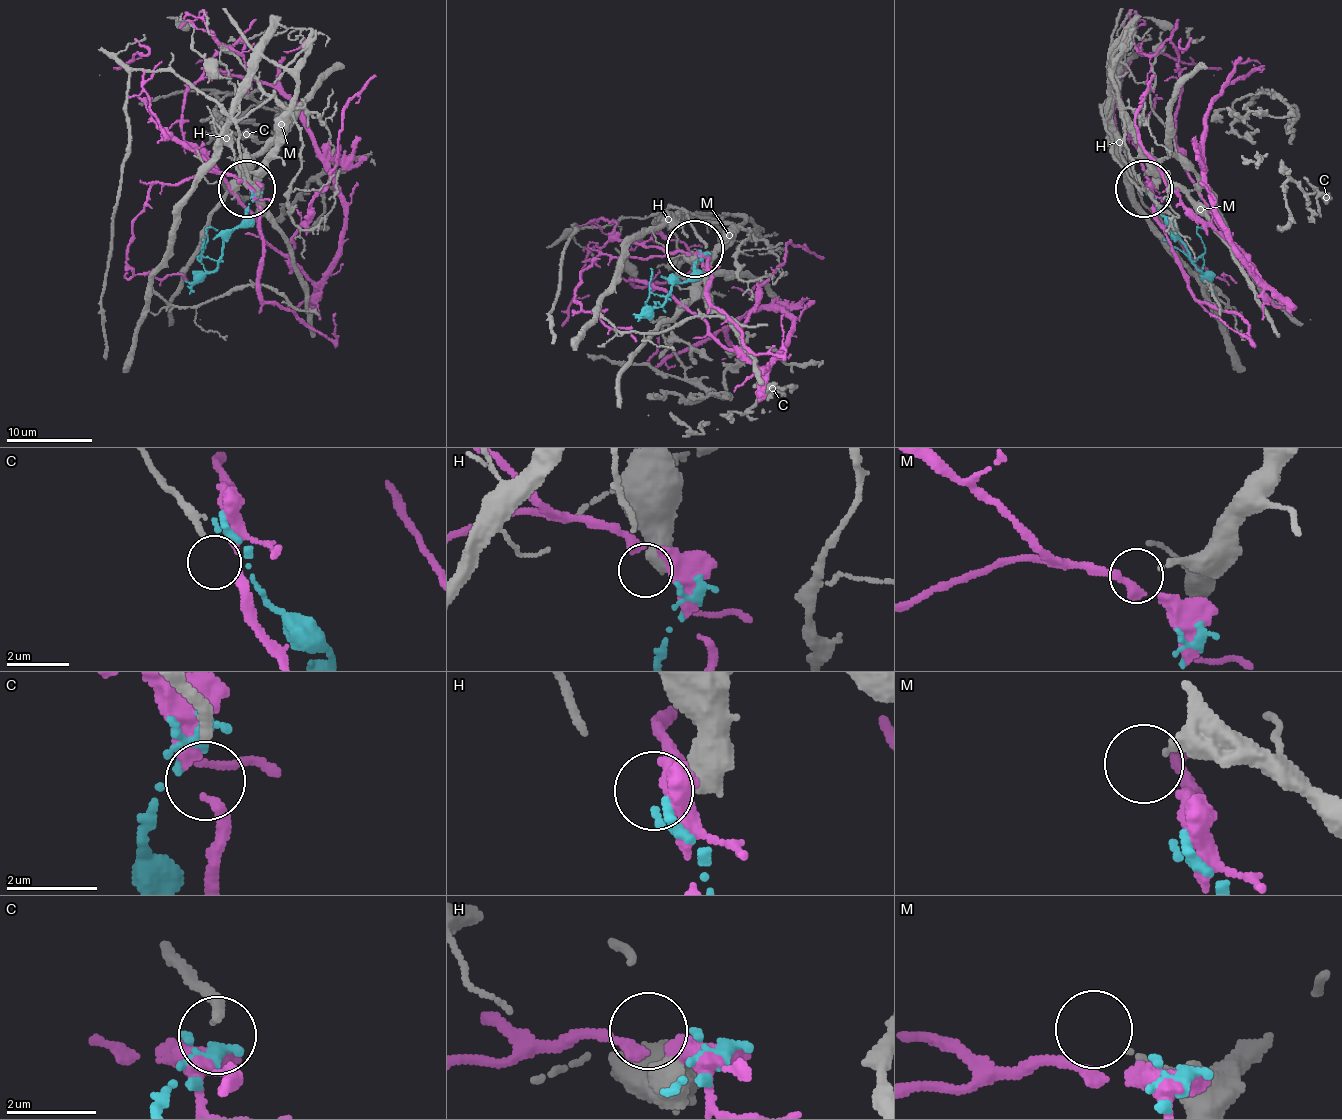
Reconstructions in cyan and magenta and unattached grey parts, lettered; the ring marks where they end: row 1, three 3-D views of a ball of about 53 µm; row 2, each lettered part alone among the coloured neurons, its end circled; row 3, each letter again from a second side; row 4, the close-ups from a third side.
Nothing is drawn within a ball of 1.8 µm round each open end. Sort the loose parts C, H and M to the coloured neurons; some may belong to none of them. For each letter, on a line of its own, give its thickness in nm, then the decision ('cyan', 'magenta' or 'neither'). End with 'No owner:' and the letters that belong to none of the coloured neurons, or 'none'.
C: 240 nm | neither
H: 650 nm | neither
M: 140 nm | neither
No owner: C, H, M

